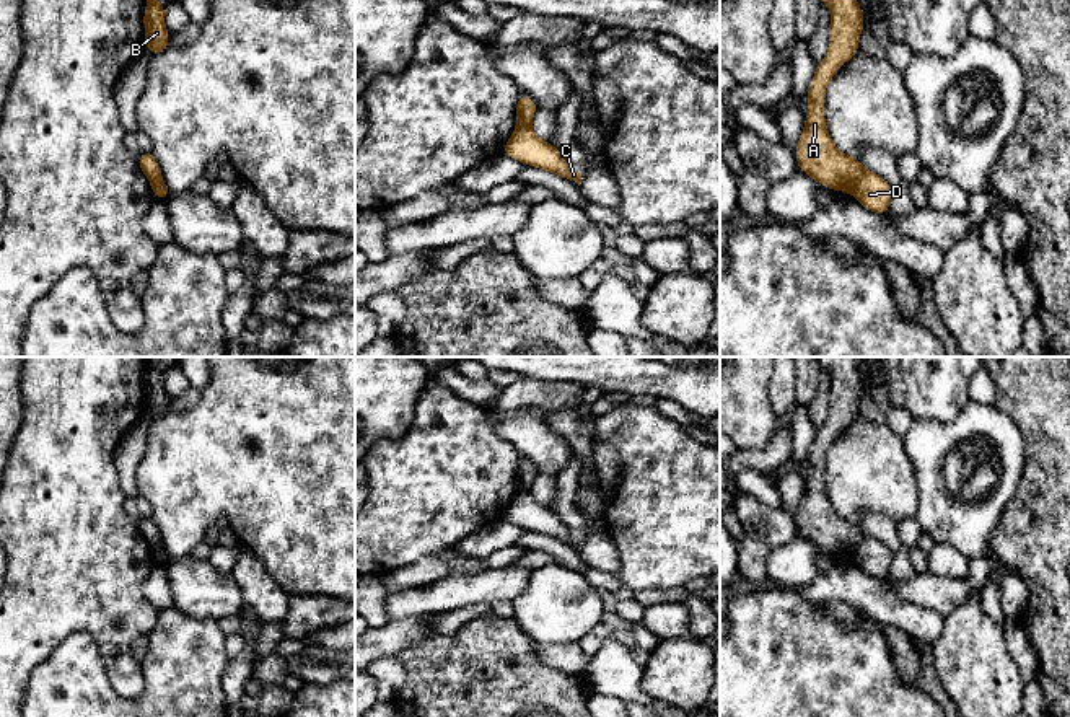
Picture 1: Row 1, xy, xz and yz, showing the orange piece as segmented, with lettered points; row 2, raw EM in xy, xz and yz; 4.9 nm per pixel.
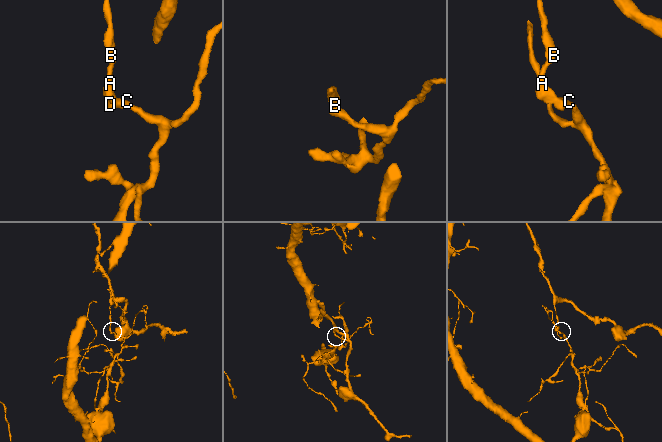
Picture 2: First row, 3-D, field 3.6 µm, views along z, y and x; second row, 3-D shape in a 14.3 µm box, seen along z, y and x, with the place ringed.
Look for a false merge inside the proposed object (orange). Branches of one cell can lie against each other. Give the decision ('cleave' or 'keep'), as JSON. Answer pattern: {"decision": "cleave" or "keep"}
{"decision": "cleave"}

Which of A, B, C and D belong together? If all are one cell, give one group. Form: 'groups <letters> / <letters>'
groups A B / C D

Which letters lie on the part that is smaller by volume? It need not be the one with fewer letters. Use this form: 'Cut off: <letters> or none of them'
Cut off: A, B

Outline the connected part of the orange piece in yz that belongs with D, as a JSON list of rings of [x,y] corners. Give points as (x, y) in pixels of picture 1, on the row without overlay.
[[[863,536],[853,551],[853,562],[870,577],[886,580],[892,554],[886,544],[875,536]]]

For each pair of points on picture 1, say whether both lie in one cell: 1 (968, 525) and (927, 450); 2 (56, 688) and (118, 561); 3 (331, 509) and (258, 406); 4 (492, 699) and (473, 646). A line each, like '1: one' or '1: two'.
1: one
2: two
3: one
4: one

